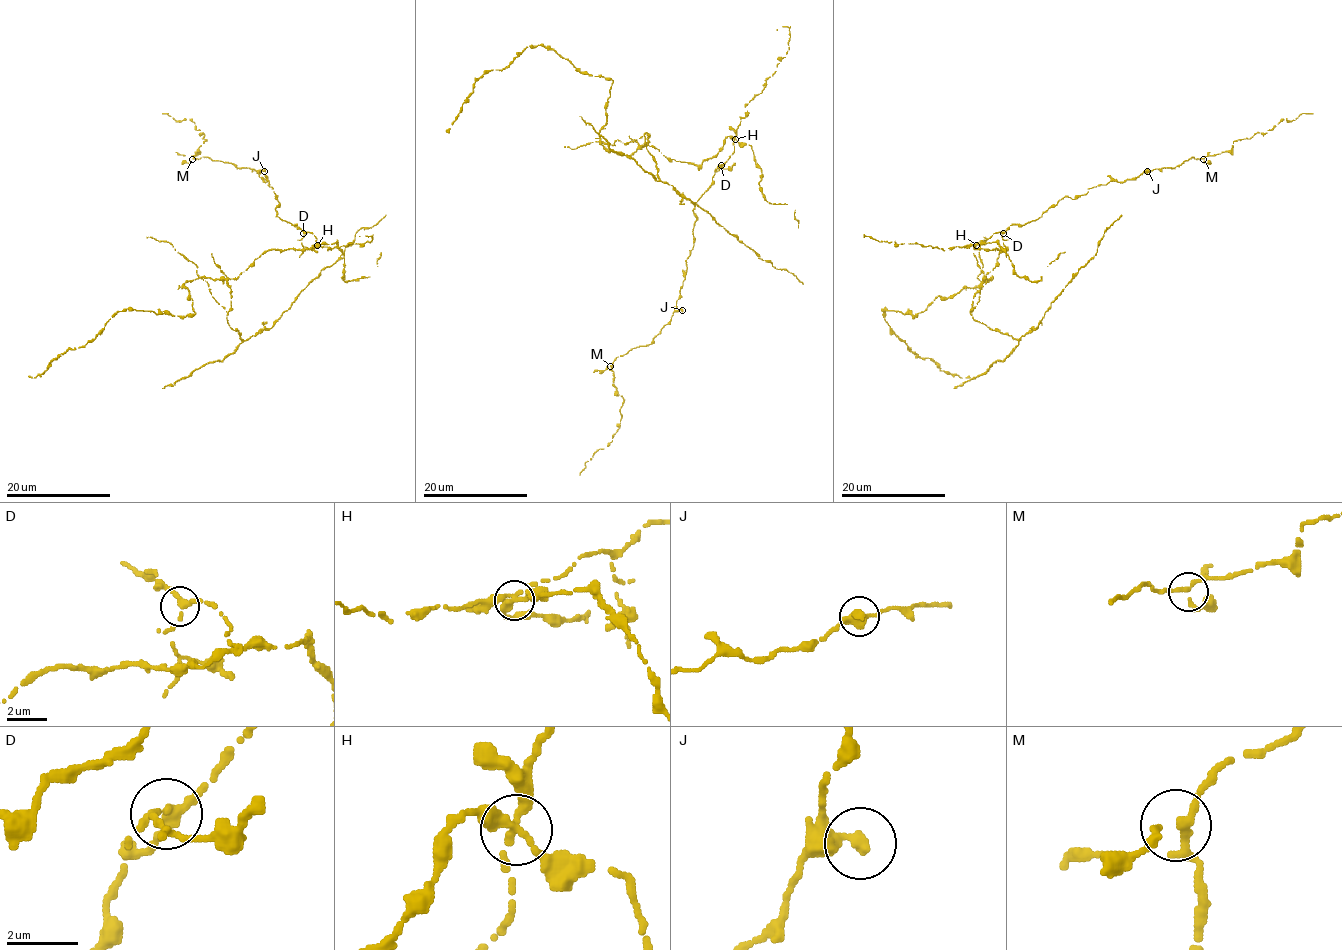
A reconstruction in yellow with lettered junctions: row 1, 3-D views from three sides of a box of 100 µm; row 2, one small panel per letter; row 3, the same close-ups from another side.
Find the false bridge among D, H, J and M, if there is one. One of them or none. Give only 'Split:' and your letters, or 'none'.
Split: H

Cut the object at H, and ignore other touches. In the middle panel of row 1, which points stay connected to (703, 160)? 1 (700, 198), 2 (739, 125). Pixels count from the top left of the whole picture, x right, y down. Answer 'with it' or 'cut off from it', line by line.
1: cut off from it
2: cut off from it

